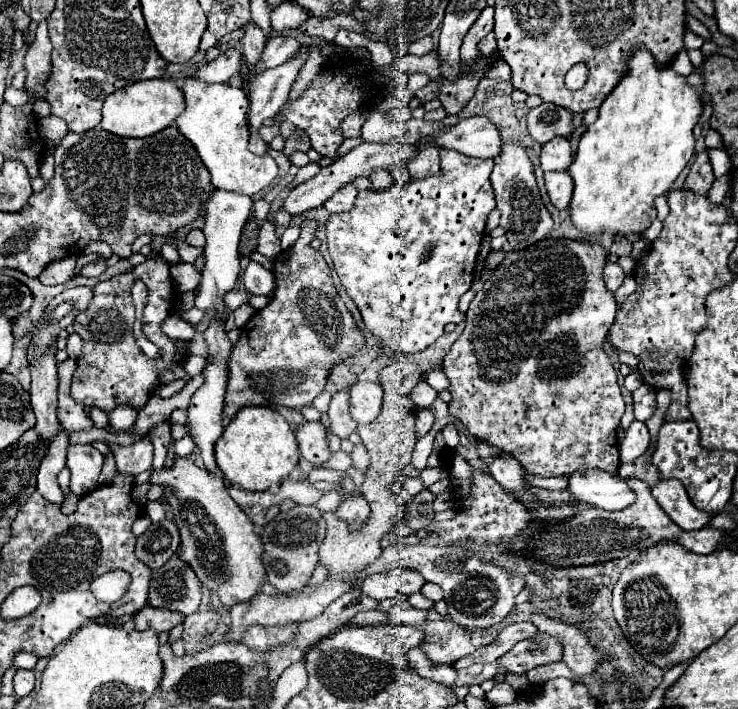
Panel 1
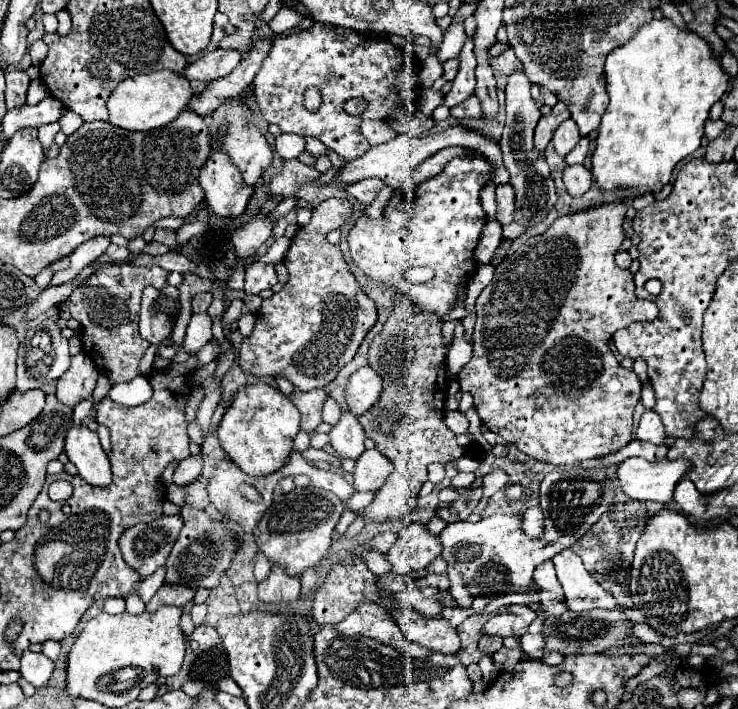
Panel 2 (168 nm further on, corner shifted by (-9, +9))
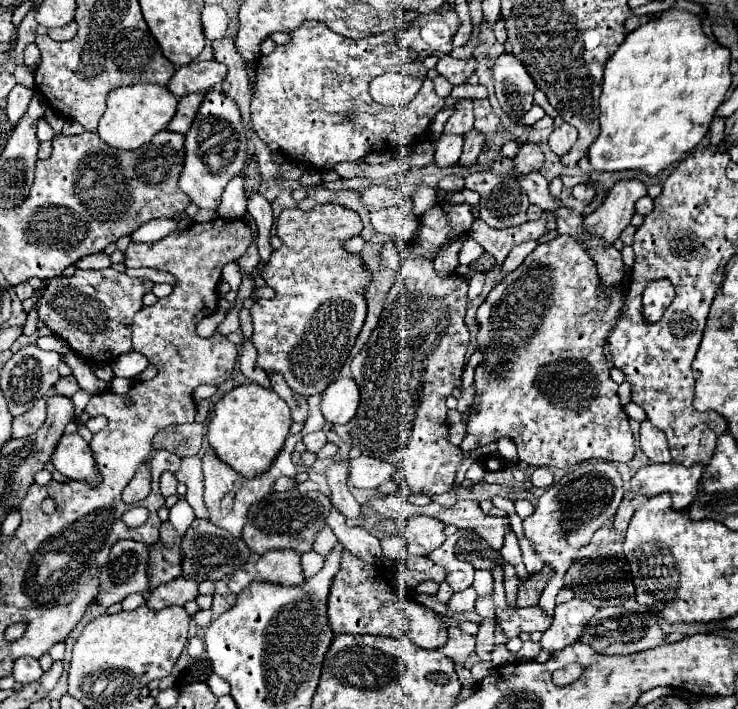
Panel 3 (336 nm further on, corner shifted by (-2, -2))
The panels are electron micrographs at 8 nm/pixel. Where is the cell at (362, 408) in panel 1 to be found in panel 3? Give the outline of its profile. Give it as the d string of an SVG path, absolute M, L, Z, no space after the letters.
M353 378L337 380L323 392L321 412L333 424L347 424L359 408L359 388Z

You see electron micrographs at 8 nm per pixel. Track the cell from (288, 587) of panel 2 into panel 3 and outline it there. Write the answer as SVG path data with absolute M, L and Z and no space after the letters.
M273 550L267 554L251 554L247 564L241 566L229 582L231 592L243 592L253 582L273 582L297 586L303 582L299 554L291 550Z

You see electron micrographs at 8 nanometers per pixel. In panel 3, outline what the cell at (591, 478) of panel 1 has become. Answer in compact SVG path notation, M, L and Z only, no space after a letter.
M675 462L667 464L647 464L629 480L629 488L635 494L653 498L661 492L671 496L675 510L685 510L693 498L699 494L699 482L703 476L703 466L695 464L693 468L679 466Z

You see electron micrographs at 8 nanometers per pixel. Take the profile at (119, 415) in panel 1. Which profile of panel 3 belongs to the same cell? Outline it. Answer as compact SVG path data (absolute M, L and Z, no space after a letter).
M113 378L113 382L111 382L111 390L113 390L117 396L121 396L125 404L131 404L131 402L133 402L131 396L129 396L131 386L133 386L133 380L127 380L127 378Z

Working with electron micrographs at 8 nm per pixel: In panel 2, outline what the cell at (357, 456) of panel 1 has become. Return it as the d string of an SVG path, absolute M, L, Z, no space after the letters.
M366 449L354 469L354 489L356 491L378 491L386 477L392 473L394 465L378 449Z

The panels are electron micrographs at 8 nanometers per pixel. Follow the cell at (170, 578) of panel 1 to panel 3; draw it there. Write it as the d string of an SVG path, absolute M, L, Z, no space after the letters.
M195 518L193 524L189 526L189 530L185 532L185 536L181 540L181 552L183 552L181 576L189 576L197 582L203 582L203 580L217 582L221 578L227 578L249 558L249 548L241 538L231 536L223 528L217 528L215 524L211 524L209 520L203 520L203 518Z

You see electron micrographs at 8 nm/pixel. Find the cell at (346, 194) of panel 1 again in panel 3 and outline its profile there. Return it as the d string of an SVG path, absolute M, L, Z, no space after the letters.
M369 186L361 192L361 202L369 212L373 212L373 210L401 204L401 194L387 186Z

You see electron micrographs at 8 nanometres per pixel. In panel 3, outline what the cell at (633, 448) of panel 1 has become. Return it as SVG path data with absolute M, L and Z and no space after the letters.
M649 420L641 422L639 444L641 444L643 454L649 458L649 462L669 462L671 460L665 434L657 430Z

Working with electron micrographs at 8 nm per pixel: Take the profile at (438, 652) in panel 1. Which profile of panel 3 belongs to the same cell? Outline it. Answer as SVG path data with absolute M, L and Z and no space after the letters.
M499 566L493 568L493 580L495 580L495 592L493 592L495 620L507 638L515 638L523 632L531 634L535 630L545 632L551 626L551 618L547 618L539 606L513 608L507 602L505 588L503 588L503 568L499 568Z

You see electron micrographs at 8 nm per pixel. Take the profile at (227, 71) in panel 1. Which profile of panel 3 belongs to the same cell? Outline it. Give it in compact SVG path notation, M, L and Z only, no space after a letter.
M217 60L207 62L191 62L181 68L177 68L175 76L169 80L167 88L177 96L183 98L191 92L201 92L207 88L213 88L221 84L227 76L227 66Z

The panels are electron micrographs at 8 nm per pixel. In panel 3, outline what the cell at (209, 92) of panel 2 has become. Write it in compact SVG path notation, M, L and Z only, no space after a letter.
M195 92L195 94L189 94L189 96L181 98L179 108L177 108L177 114L175 114L175 118L169 122L167 128L173 130L173 132L185 134L185 132L191 128L195 116L197 116L197 108L201 108L201 100L203 100L203 98L205 98L205 92Z

